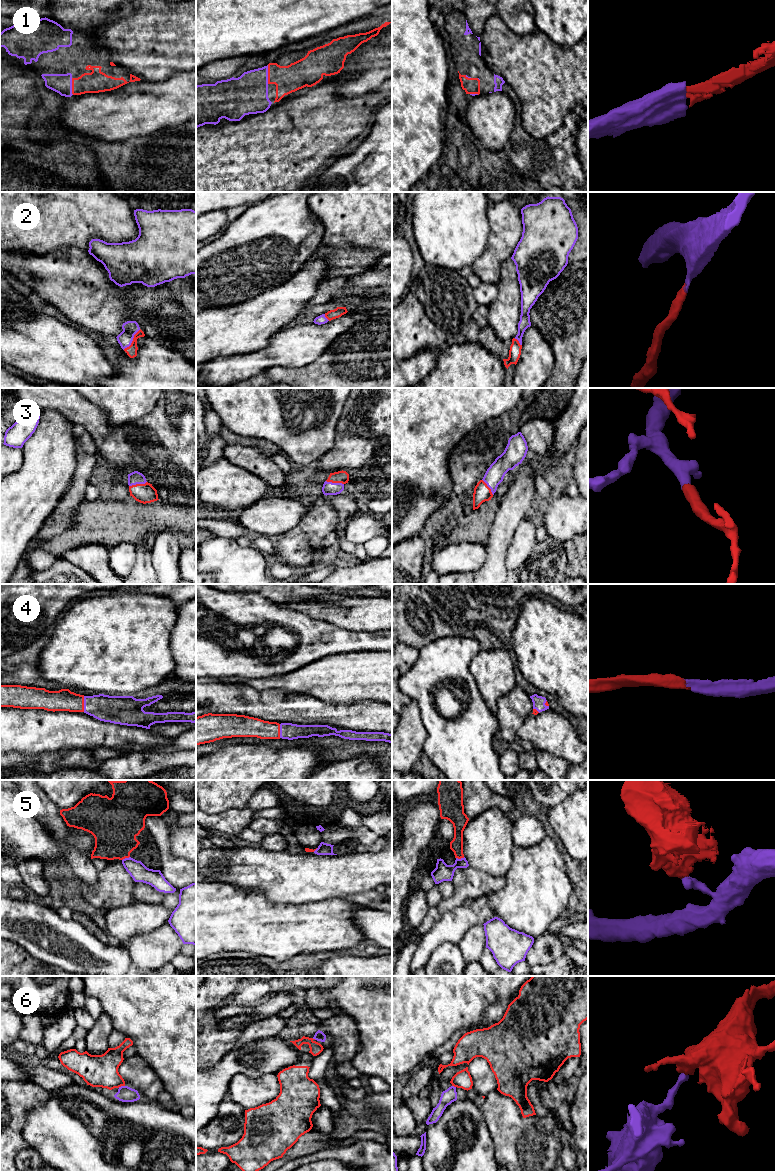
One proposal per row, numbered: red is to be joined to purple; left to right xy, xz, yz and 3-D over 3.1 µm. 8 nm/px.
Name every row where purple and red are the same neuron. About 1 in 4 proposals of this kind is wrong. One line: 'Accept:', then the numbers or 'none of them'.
Accept: 1, 2, 3, 4

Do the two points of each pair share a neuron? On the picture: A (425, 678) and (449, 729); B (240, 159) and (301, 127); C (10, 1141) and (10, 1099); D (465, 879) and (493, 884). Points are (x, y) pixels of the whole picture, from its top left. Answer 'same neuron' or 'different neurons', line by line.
A: same neuron
B: same neuron
C: same neuron
D: same neuron

